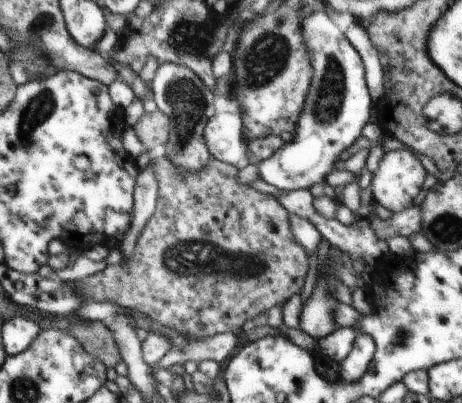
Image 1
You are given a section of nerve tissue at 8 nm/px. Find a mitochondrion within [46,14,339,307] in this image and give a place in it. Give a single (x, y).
(187, 258)

